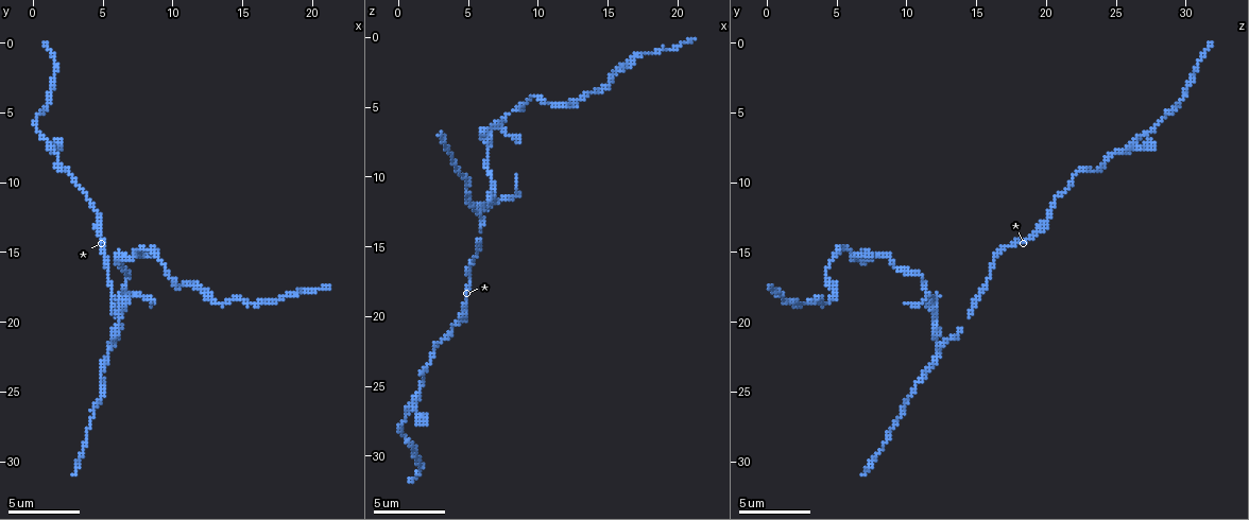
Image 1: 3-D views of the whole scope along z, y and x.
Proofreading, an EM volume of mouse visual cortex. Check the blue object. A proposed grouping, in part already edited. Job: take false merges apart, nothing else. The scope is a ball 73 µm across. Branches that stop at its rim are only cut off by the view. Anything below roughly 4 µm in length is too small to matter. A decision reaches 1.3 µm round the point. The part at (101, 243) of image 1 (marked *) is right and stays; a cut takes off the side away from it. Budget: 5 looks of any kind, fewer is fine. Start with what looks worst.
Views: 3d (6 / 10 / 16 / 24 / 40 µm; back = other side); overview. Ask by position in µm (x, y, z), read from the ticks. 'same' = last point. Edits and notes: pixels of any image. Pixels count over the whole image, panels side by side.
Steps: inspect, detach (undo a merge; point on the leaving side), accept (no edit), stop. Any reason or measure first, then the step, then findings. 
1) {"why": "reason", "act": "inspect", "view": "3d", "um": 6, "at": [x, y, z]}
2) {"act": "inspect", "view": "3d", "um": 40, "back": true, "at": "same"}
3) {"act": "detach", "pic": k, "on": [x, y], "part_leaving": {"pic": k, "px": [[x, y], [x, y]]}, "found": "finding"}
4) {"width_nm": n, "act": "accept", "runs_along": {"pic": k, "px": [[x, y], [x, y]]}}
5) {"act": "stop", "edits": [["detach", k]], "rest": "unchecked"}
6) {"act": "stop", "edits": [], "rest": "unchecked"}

{"why": "three arms meet", "act": "inspect", "view": "3d", "um": 16, "at": [5.6, 21.8, 12.2]}

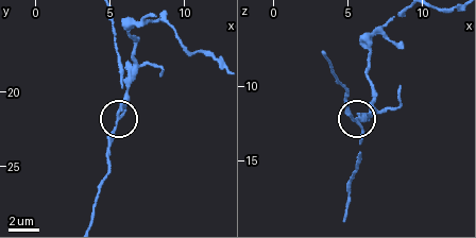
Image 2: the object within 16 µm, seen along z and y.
{"side_arm_um": 12, "act": "detach", "pic": 2, "on": [125, 98], "found": "two cells meet here"}

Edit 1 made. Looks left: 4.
{"act": "inspect", "view": "overview"}

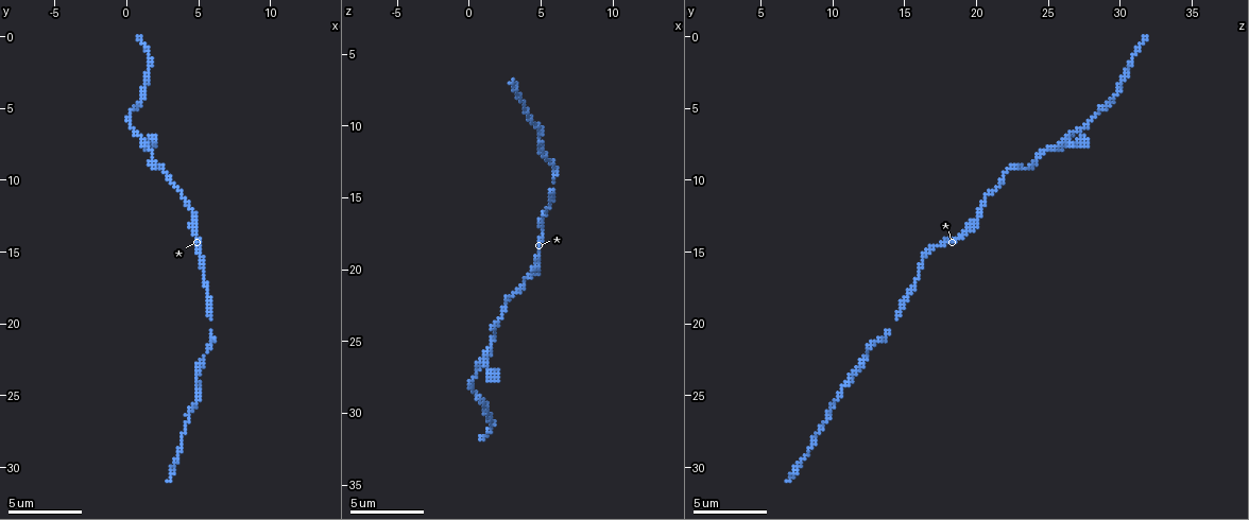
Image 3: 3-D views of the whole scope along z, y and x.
{"why": "sudden change in width", "act": "inspect", "view": "3d", "um": 10, "at": [5.0, 15.2, 16.4]}

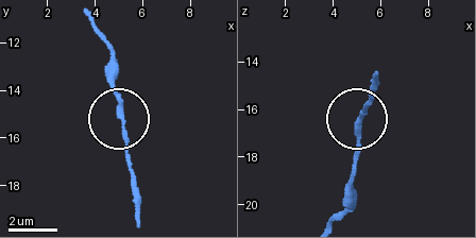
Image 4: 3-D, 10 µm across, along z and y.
{"act": "inspect", "view": "3d", "um": 6, "at": [5.1, 15.3, 16.4]}

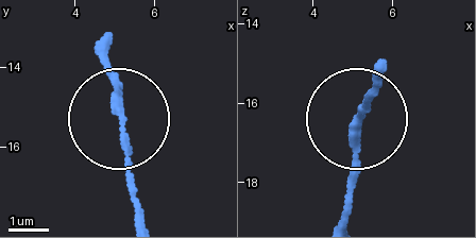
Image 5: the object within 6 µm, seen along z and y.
{"act": "accept", "runs_along": {"pic": 5, "px": [[347, 190], [357, 113], [377, 82]]}, "found": "all the same cell"}

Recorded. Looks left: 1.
{"why": "calibre changes", "act": "inspect", "view": "3d", "um": 10, "at": [4.6, 12.0, 20.4]}

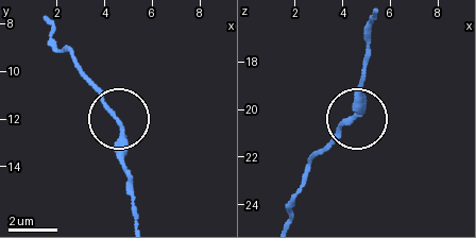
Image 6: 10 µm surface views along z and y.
{"act": "accept", "found": "one cell here"}

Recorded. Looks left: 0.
{"act": "stop", "edits": [["detach", 2]], "rest": "unchecked"}

